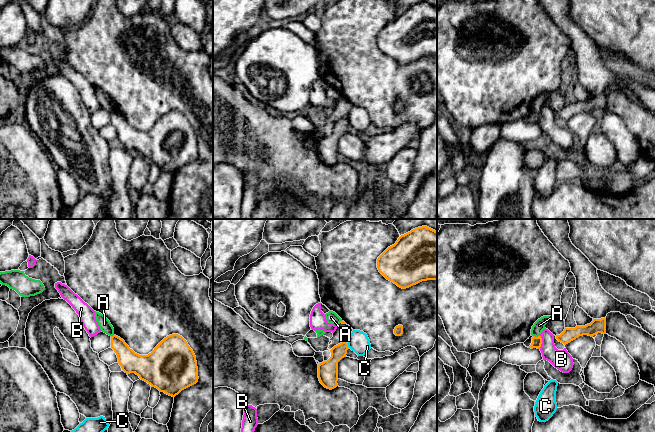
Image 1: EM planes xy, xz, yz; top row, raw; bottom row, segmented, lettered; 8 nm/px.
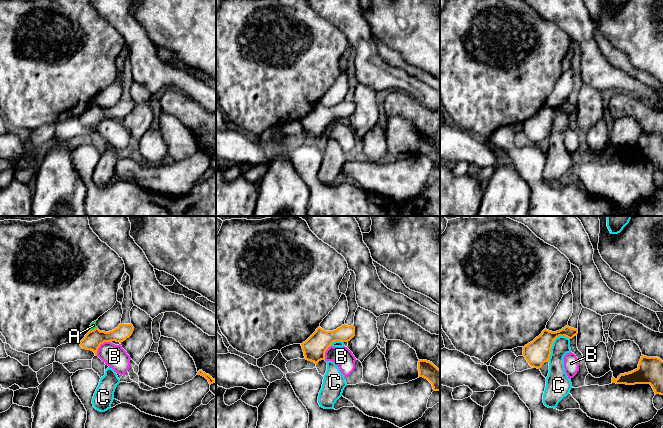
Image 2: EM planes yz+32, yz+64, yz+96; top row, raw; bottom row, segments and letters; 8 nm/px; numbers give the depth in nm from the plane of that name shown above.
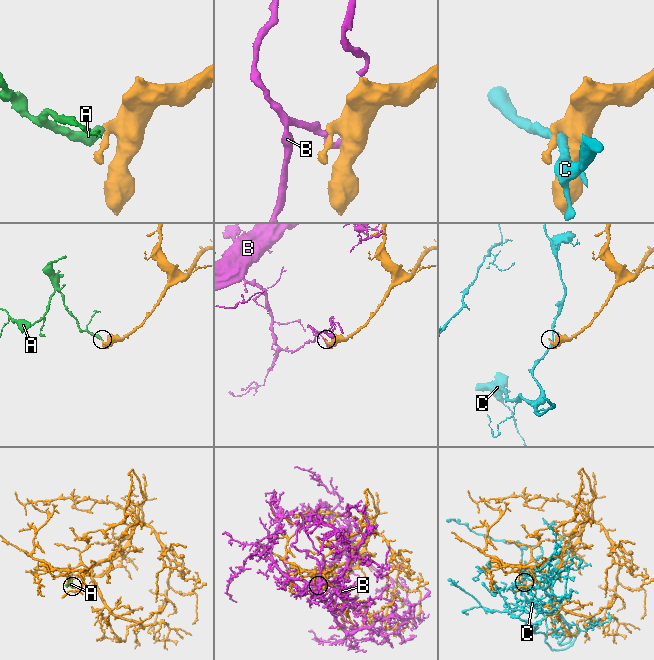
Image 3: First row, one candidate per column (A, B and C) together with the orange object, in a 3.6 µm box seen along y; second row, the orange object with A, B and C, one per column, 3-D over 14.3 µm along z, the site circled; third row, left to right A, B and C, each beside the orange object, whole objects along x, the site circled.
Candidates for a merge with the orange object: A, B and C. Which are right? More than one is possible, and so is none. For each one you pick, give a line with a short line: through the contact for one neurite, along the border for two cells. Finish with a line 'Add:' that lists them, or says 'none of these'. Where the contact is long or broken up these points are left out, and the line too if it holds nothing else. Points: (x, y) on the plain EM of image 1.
Add: none of these

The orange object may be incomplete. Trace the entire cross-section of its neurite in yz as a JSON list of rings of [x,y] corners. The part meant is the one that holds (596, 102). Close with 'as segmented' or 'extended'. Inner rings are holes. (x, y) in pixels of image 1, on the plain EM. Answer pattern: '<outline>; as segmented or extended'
[[[606,94],[593,95],[590,100],[585,102],[565,104],[560,111],[556,111],[556,115],[566,121],[579,112],[588,111],[593,113],[598,109],[606,110]]]; as segmented

